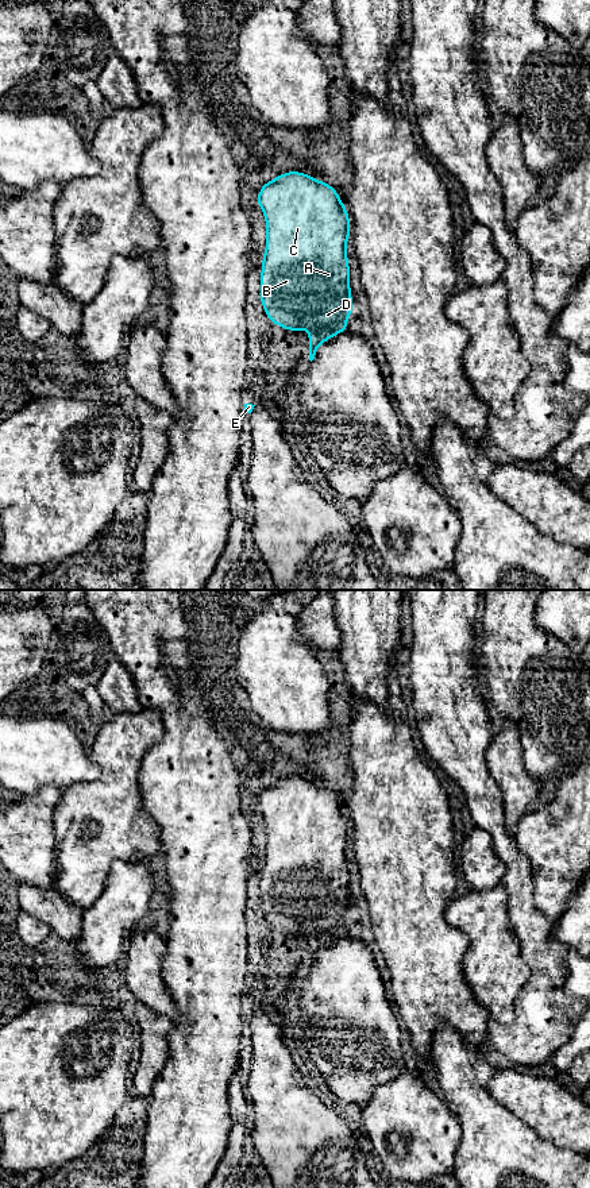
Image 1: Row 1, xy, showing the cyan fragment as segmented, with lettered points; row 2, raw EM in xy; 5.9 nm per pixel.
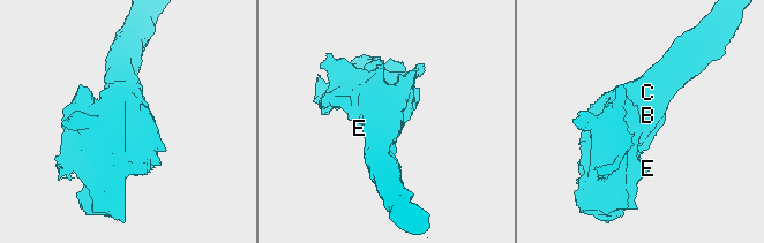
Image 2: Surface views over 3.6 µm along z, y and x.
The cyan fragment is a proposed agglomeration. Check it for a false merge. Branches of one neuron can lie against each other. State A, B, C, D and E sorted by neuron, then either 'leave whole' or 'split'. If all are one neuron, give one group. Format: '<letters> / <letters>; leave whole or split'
A B C D E; leave whole

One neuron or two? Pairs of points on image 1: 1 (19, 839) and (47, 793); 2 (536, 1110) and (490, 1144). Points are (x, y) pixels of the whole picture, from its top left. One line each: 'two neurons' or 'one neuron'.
1: one neuron
2: two neurons

